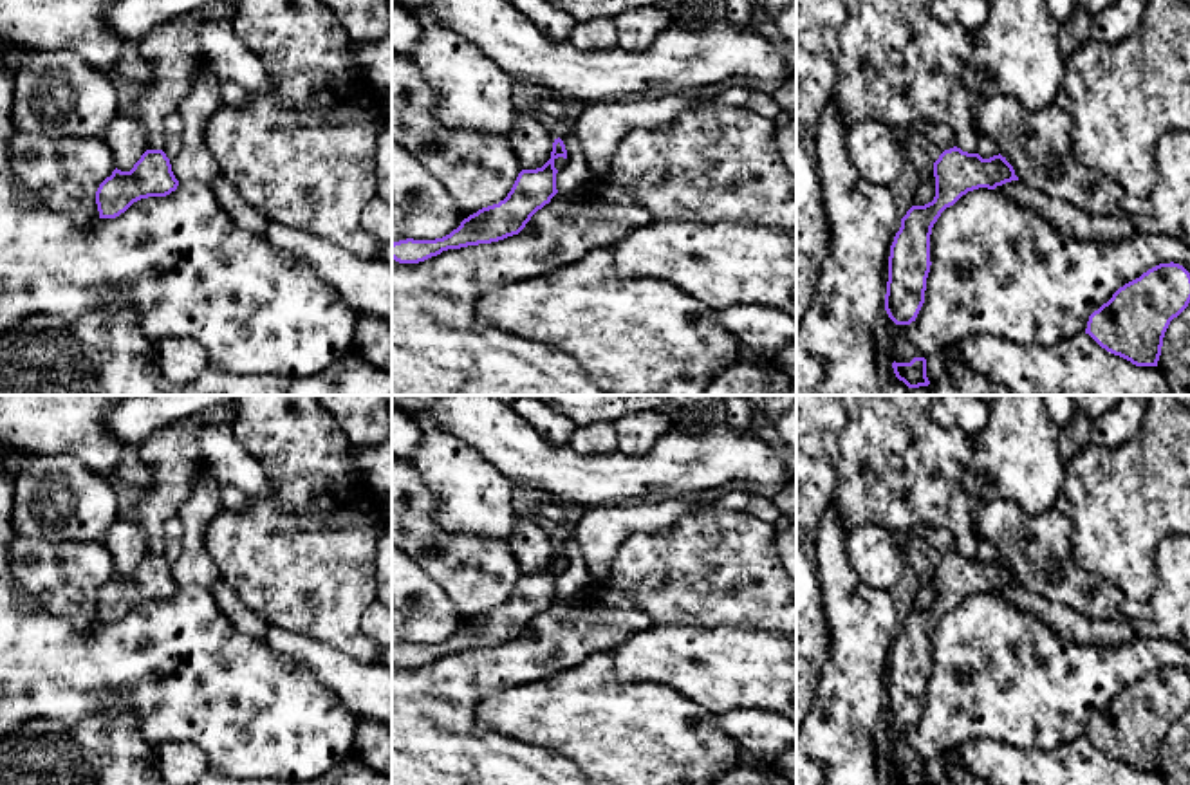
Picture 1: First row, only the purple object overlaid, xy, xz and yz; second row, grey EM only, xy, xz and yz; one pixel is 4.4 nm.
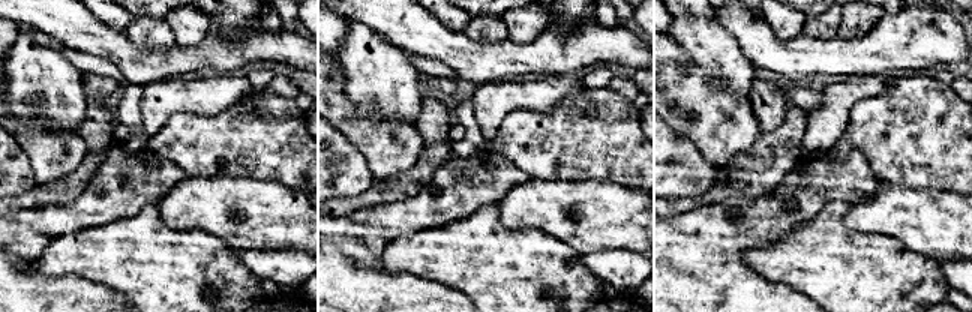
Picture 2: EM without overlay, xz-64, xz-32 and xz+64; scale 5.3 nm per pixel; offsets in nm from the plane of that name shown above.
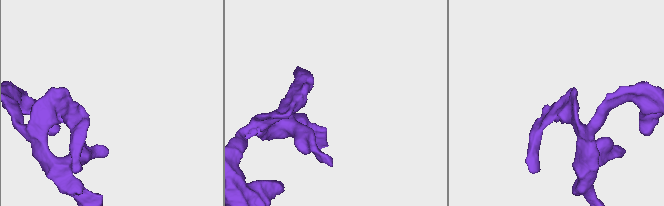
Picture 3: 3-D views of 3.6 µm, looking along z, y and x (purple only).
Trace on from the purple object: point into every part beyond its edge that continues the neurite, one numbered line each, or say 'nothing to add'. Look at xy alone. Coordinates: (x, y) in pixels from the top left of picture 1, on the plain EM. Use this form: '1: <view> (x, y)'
nothing to add

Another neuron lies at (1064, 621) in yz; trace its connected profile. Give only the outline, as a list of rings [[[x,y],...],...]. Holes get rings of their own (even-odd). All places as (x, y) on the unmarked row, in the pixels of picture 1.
[[[1020,585],[1006,586],[995,594],[1046,621],[1062,641],[1074,644],[1121,646],[1138,637],[1129,621],[1092,621],[1076,614],[1073,608],[1040,597]]]

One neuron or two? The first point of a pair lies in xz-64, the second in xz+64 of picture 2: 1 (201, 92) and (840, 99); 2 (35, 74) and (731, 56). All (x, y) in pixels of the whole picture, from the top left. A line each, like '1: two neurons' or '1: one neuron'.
1: one neuron
2: one neuron

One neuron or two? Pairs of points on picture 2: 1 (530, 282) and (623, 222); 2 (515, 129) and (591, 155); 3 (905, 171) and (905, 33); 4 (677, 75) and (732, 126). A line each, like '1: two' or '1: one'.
1: two
2: one
3: two
4: one

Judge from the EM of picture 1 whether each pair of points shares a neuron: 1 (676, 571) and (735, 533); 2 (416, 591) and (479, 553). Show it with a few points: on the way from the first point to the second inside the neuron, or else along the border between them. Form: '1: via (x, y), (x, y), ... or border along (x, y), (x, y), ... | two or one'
1: via (690, 571), (697, 571), (721, 547) | one
2: border along (434, 580), (459, 614) | two

